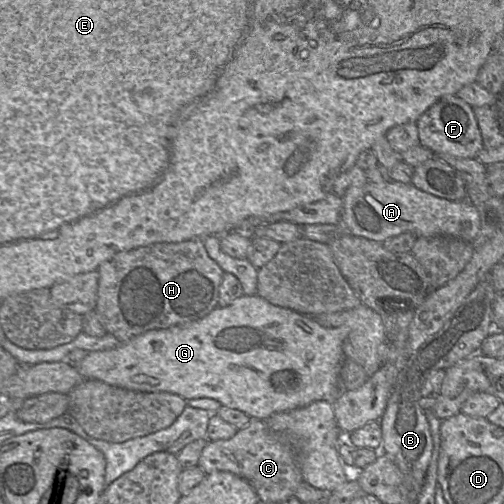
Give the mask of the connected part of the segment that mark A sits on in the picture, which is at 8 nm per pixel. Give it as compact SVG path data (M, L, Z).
M389 180L351 188L342 199L341 228L354 236L376 242L410 232L417 238L449 236L472 243L479 235L480 217L467 200L450 201L416 188L412 183Z

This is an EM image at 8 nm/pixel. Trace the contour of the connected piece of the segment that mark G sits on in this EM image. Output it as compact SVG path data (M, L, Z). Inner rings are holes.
M259 295L242 296L227 307L214 308L205 317L184 326L175 326L168 329L151 330L132 340L120 343L114 349L88 352L87 355L74 368L85 379L96 379L106 384L136 392L168 392L176 394L185 400L197 398L212 398L223 406L244 412L251 419L264 420L271 414L300 408L314 401L324 400L333 403L341 390L339 389L339 374L345 355L343 343L350 332L348 326L325 328L313 318L289 308L273 305Z

